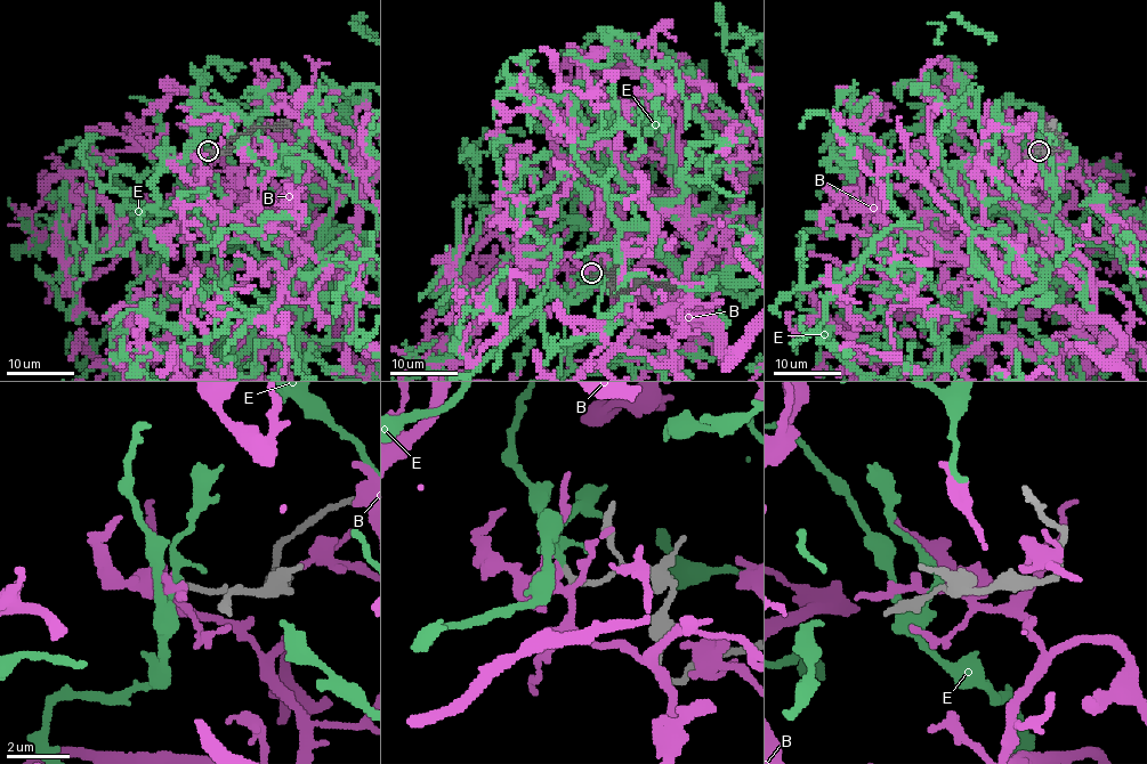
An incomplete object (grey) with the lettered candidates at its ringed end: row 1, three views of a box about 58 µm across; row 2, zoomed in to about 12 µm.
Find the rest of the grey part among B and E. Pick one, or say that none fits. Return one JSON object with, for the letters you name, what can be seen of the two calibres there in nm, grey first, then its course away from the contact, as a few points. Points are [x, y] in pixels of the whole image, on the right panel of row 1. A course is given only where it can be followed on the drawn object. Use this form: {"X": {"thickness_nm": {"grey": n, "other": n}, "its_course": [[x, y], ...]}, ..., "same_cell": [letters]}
{"E": {"thickness_nm": {"grey": 200, "other": 150}, "its_course": [[1040, 149], [1053, 194], [1012, 213], [1047, 262], [1034, 300], [986, 210], [984, 139], [934, 89], [910, 116]]}, "same_cell": ["E"]}

